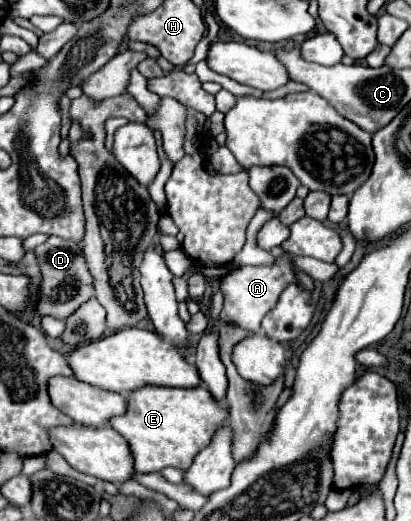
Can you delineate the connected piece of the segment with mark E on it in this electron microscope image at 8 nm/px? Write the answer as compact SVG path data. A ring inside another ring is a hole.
M142 386L130 392L126 414L112 418L108 424L130 444L136 472L160 472L166 466L186 470L194 456L210 444L214 430L226 422L226 414L224 404L214 402L204 386Z

